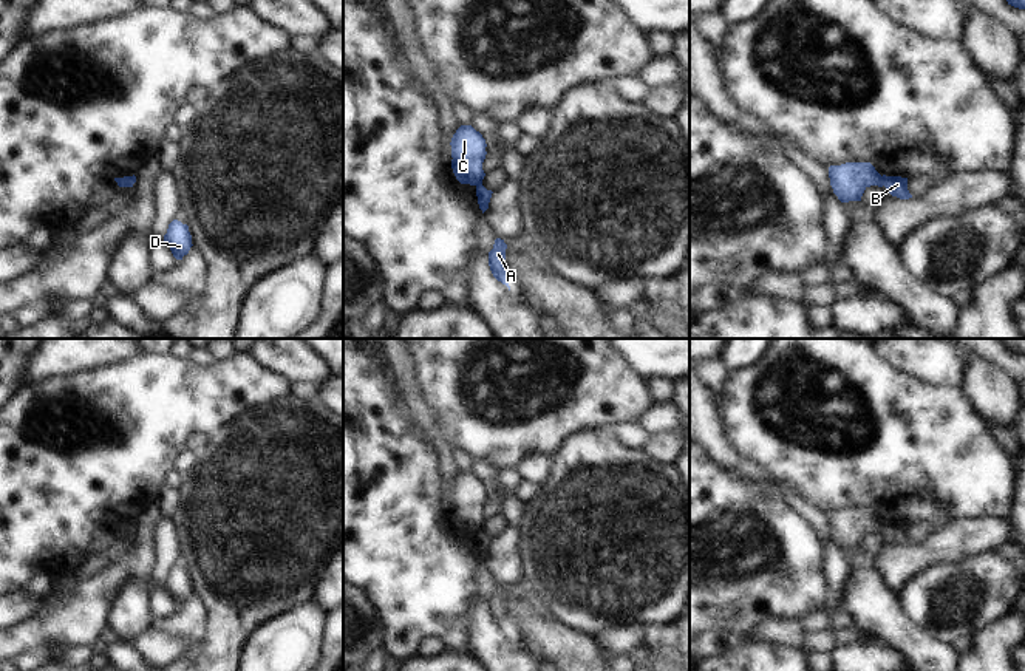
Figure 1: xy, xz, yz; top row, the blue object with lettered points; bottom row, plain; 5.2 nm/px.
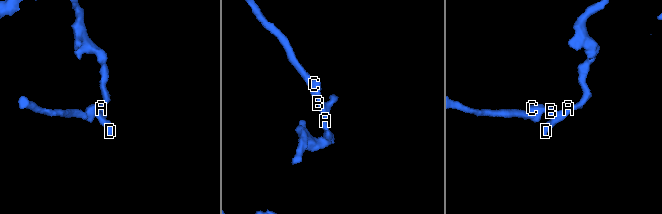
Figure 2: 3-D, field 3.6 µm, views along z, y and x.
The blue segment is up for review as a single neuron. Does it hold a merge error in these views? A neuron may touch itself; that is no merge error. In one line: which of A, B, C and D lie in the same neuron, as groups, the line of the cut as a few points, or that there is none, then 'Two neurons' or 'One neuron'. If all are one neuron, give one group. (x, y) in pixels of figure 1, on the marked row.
Groups: A B D / C. Split along yz (880, 177), (883, 184). Two neurons

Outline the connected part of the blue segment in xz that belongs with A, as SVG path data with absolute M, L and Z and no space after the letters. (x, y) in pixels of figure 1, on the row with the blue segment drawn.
M496 238L493 249L489 252L489 266L493 277L502 284L506 284L510 291L509 277L506 274L506 269L507 269L506 249L507 249L507 244L504 243L504 240Z

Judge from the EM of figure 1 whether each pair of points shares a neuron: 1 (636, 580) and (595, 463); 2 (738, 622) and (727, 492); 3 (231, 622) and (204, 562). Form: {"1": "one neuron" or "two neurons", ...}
{"1": "one neuron", "2": "one neuron", "3": "one neuron"}

